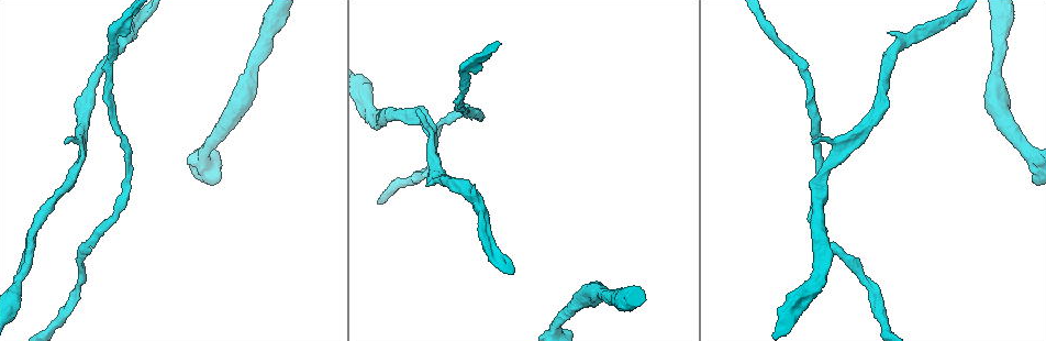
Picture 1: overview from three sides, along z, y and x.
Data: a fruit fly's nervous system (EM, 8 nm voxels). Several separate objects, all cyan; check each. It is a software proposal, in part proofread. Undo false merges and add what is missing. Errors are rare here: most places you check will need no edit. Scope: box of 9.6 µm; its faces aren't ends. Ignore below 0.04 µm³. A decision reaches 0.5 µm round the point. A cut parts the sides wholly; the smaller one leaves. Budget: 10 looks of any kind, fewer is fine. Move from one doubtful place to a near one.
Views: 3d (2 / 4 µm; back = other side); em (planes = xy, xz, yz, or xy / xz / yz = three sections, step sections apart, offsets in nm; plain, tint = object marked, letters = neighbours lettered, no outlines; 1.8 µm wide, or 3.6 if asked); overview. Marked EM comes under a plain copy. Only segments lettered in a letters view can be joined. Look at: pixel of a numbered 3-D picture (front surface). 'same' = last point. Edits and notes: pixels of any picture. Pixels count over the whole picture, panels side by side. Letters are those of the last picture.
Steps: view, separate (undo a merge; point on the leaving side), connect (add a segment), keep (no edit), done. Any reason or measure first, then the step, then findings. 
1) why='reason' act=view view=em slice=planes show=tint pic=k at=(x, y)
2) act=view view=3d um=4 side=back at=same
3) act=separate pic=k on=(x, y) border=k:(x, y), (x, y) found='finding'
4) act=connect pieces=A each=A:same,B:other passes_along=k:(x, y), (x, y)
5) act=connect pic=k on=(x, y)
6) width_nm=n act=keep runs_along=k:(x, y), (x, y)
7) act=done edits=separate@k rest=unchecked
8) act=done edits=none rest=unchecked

why='sudden change in width' act=view view=3d um=4 pic=1 at=(595, 291)

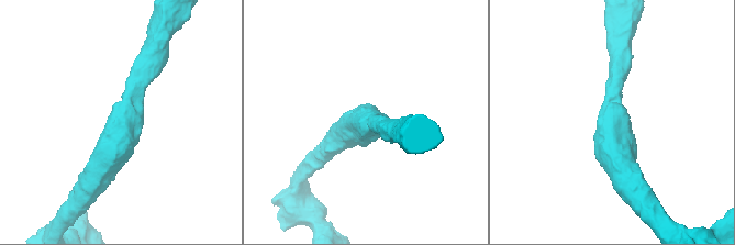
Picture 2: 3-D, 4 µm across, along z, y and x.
arm_widths_nm=280,460 act=view view=em um=3.6 slice=planes show=tint pic=2 at=(124, 118)

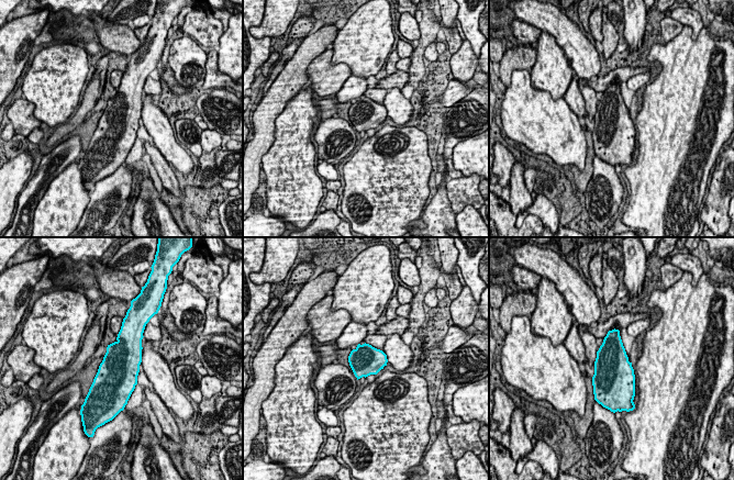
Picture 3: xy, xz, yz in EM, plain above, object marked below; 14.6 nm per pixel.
act=view view=em um=3.6 slice=planes show=letters at=same

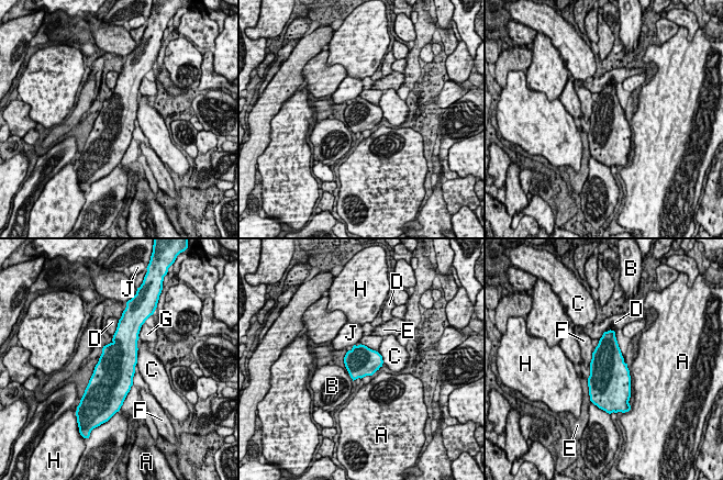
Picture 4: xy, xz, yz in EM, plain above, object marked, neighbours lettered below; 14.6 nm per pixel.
width_nm=460 act=keep each=A:other,B:other,C:other,D:other,E:other,F:other,G:other,H:other,J:other found='continuous, no second cell'

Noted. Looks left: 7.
why='an open end' act=view view=3d um=4 pic=1 at=(428, 185)

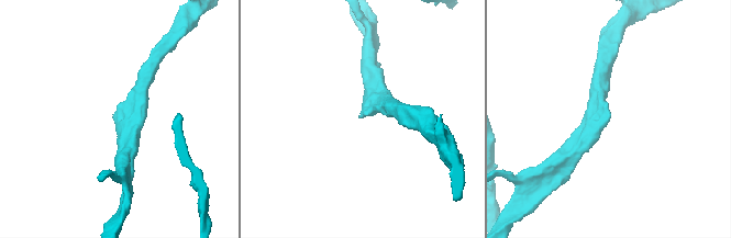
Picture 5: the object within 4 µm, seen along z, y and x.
arm_widths_nm=240,260 why='shape alone is not enough' act=view view=em slice=xy step=16 show=letters pic=5 at=(608, 110)

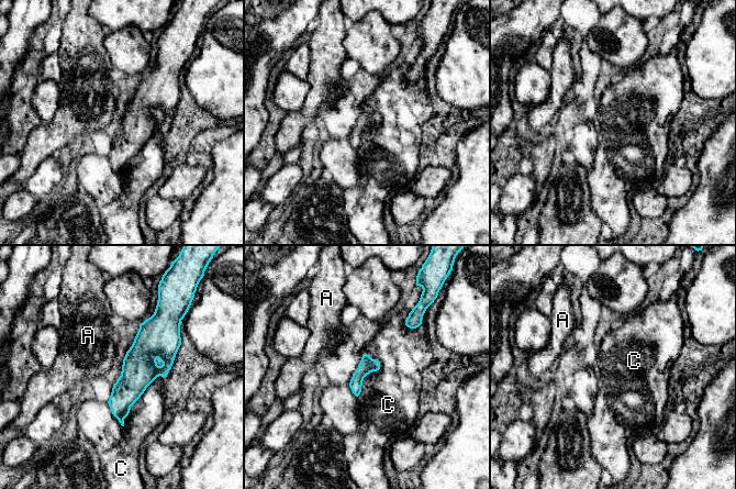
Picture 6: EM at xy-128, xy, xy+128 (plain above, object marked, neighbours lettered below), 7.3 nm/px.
why='another direction' act=view view=em slice=xz step=16 show=letters at=same

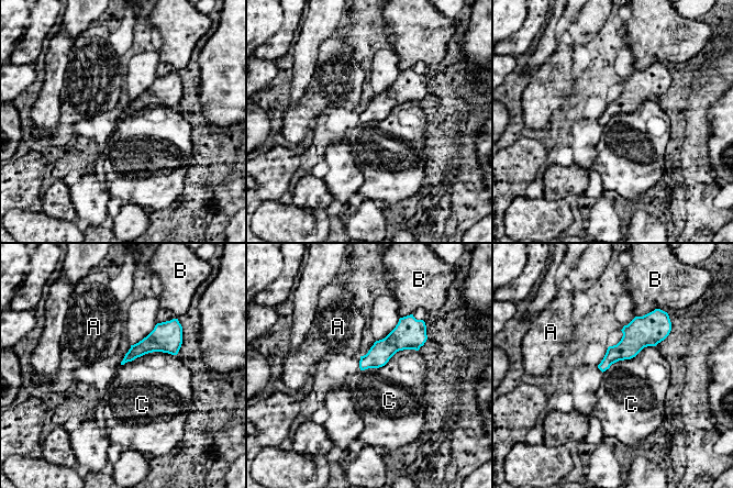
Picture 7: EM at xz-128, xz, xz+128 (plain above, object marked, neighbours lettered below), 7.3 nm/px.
act=keep each=A:other,B:other,C:other border=7:(418, 350), (361, 370) found='no lettered segment goes on from it'

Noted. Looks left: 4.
why='an open end' act=view view=3d um=2 pic=1 at=(65, 140)

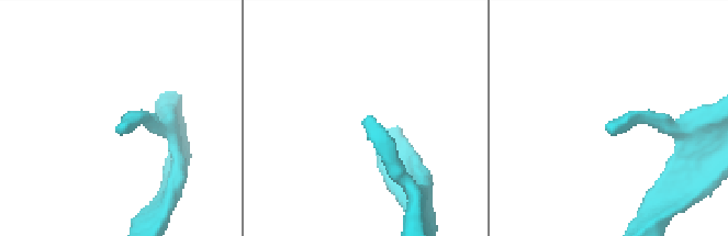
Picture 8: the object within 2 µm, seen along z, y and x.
act=view view=em slice=yz step=16 show=tint pic=8 at=(370, 115)

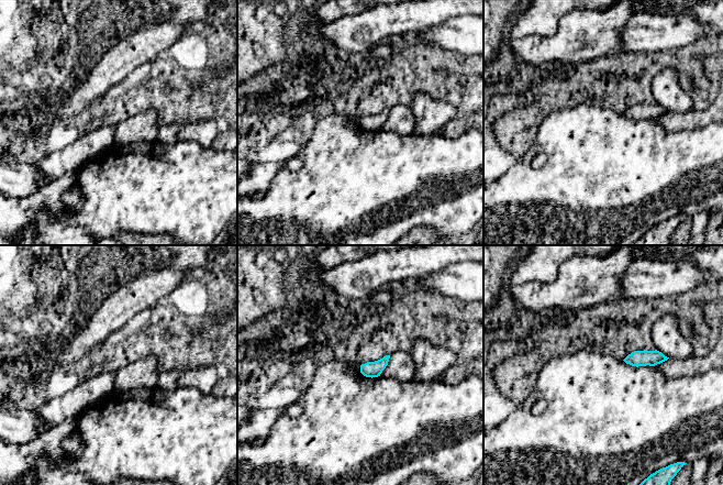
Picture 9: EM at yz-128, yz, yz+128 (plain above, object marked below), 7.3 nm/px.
act=view view=em slice=xy step=8 show=letters at=same

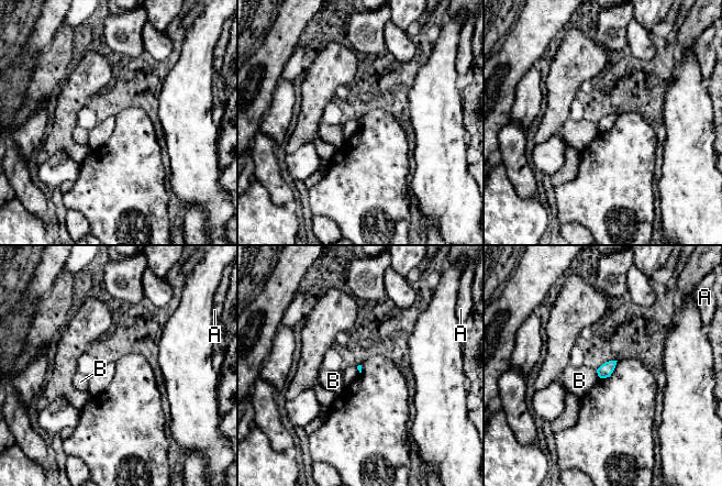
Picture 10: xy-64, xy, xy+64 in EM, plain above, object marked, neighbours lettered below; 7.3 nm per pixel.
act=keep each=A:other,B:other border=10:(596, 371), (600, 377) found='none of them fits'

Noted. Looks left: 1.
act=done edits=none rest=unchecked

